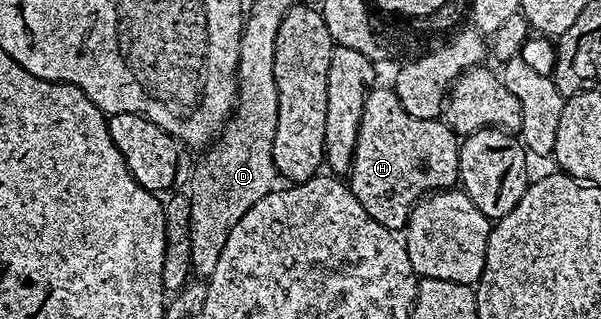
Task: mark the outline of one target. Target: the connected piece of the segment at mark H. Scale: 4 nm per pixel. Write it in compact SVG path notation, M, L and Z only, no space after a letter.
M395 89L369 90L358 128L358 144L352 157L350 185L353 196L366 208L371 218L378 220L378 224L382 224L390 231L403 231L408 224L408 215L412 213L412 207L417 202L429 192L455 187L459 177L460 142L447 121L410 116L410 112L406 112L400 103L400 97L396 95Z

